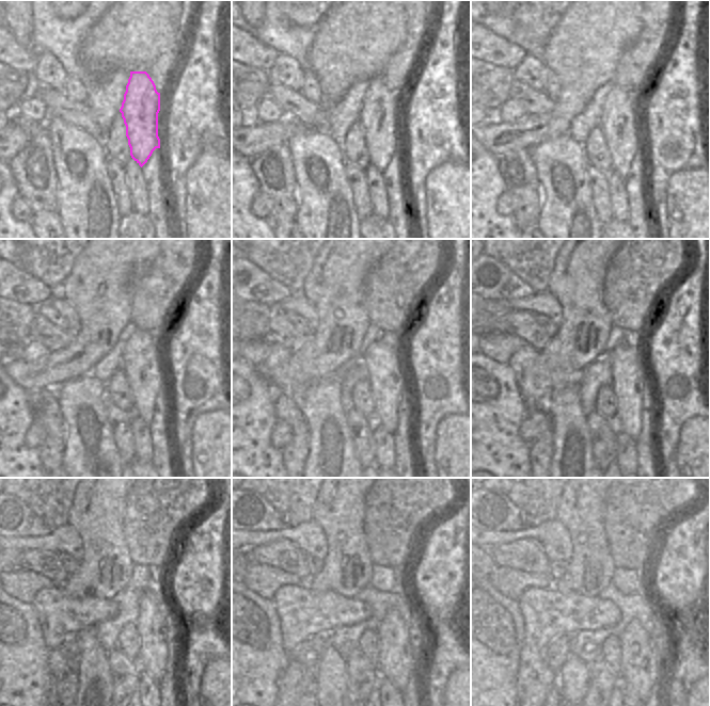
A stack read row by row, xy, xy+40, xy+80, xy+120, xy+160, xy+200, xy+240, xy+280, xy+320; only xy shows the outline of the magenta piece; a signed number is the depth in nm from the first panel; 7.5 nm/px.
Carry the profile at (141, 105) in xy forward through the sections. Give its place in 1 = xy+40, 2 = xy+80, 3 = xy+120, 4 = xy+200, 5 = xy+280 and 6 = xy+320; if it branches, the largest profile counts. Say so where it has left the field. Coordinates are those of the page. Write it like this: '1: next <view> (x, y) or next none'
1: next xy+40 (378, 116)
2: next xy+80 (619, 123)
3: next xy+120 (141, 362)
4: next xy+200 (628, 368)
5: next xy+280 (397, 664)
6: next xy+320 (641, 671)

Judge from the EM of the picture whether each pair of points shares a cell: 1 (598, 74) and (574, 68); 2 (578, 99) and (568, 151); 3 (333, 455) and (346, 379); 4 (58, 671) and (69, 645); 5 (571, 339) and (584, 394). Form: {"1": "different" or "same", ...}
{"1": "same", "2": "different", "3": "different", "4": "same", "5": "different"}

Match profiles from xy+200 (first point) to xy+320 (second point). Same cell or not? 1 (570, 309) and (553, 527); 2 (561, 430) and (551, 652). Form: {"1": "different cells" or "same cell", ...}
{"1": "different cells", "2": "different cells"}

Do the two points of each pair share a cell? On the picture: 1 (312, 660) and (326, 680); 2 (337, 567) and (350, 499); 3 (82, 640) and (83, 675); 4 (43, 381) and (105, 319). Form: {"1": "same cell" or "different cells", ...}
{"1": "different cells", "2": "same cell", "3": "same cell", "4": "same cell"}

